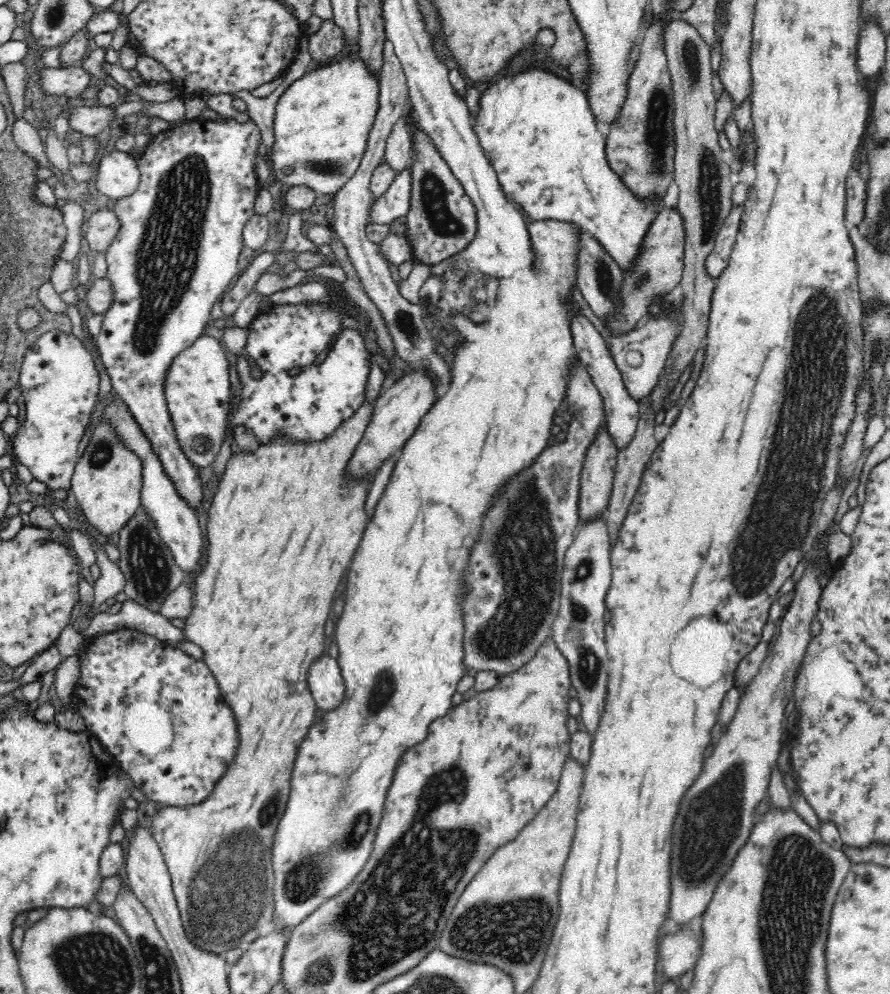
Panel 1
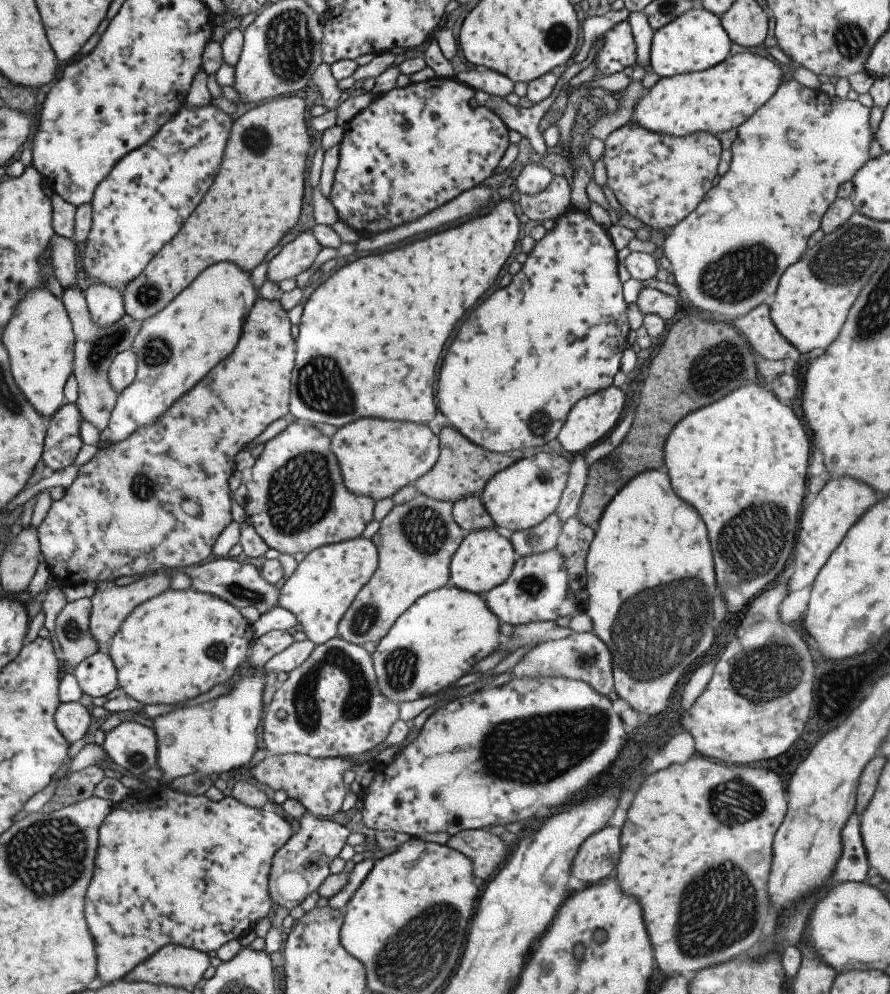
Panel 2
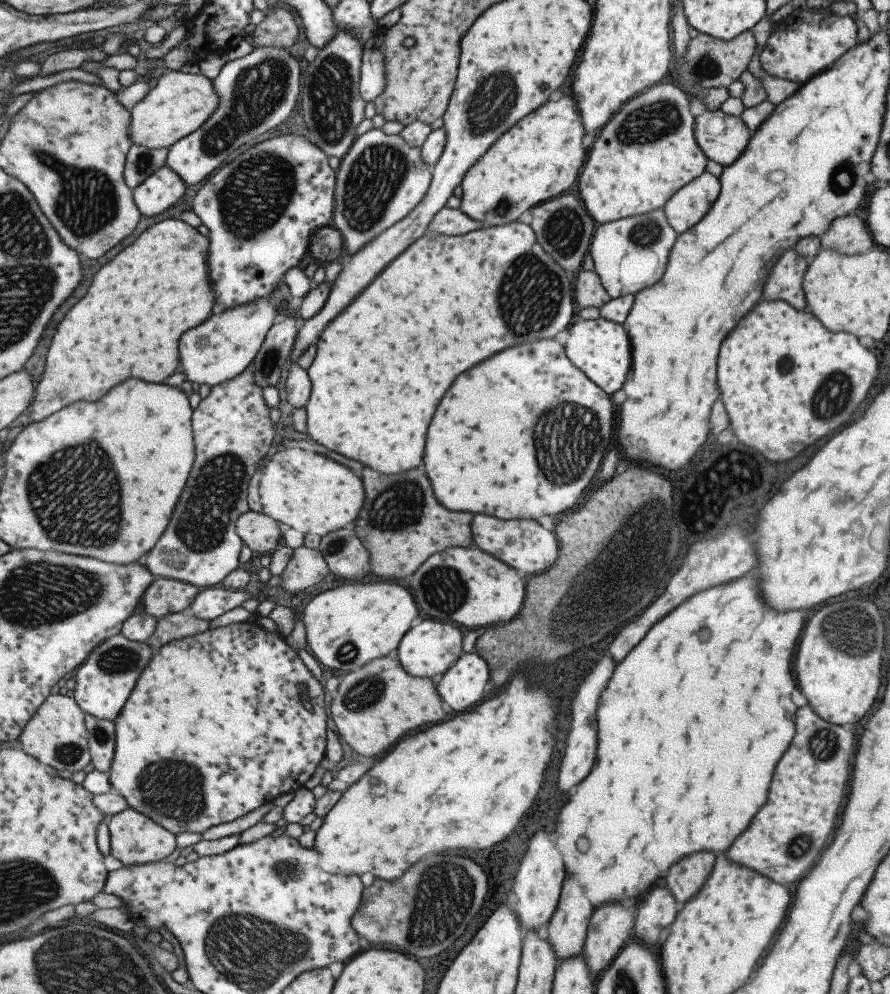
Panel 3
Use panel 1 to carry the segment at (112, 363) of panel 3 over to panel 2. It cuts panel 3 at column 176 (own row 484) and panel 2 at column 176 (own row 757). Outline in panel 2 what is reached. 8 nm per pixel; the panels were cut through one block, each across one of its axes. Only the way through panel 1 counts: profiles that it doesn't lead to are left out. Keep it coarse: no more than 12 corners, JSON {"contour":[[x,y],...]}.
{"contour":[[301,98],[232,122],[211,188],[125,284],[153,316],[204,268],[250,273],[295,226]]}

